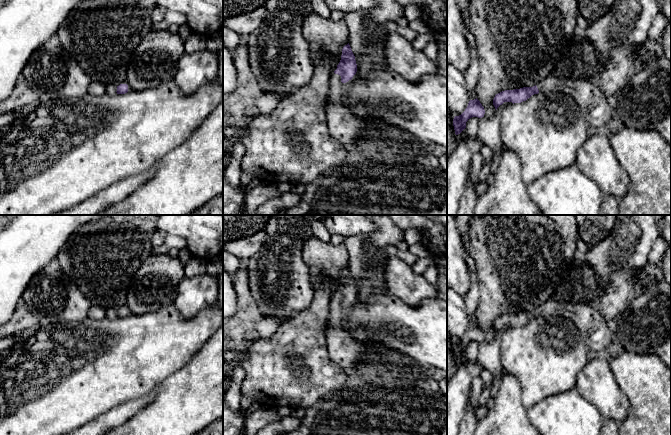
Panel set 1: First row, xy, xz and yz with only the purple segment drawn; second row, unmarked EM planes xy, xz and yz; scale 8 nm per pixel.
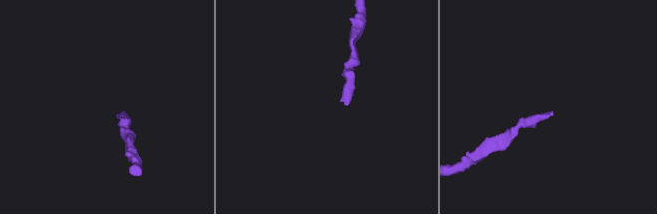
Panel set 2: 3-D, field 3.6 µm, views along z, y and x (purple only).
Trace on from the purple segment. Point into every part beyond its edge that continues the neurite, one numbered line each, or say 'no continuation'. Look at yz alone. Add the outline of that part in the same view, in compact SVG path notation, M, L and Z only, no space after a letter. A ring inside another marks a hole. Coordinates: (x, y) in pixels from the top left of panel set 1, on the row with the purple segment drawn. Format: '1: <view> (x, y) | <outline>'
1: yz (595, 107) | M549 75L536 83L539 93L564 93L576 100L594 131L603 131L614 122L613 109L594 82L582 78L559 78Z

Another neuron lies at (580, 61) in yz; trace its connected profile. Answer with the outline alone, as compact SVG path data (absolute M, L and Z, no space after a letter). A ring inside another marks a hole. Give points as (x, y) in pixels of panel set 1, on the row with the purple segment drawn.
M578 32L571 40L566 54L556 64L551 75L559 78L582 78L593 82L597 72L603 71L605 66L596 56L593 44L583 39Z

